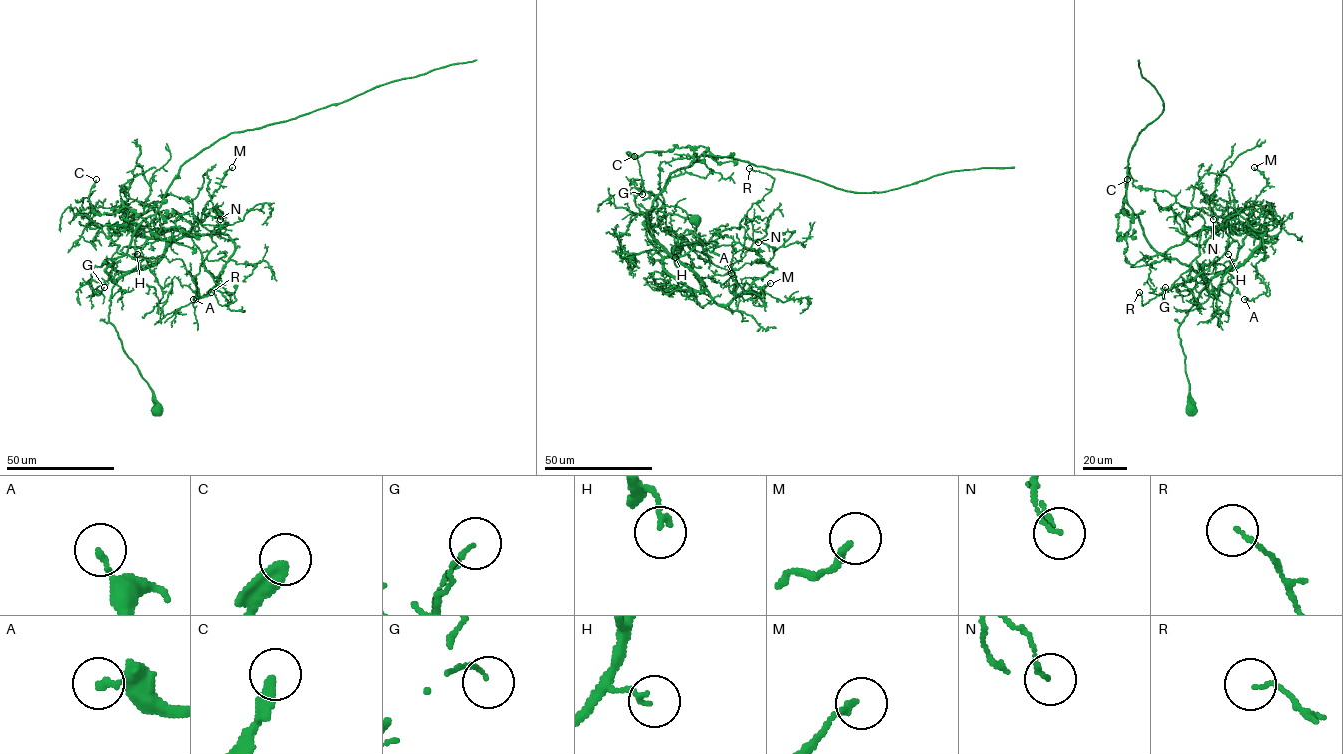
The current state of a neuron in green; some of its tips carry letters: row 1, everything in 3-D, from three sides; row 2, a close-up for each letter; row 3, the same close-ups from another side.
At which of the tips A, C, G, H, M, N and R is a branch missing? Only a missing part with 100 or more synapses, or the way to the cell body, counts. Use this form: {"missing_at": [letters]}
{"missing_at": []}

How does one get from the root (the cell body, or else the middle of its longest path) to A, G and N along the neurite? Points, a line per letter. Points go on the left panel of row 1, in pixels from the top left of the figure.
A: (156, 410), (109, 321), (112, 288), (172, 242), (208, 235), (216, 245), (193, 299)
G: (156, 410), (153, 390), (109, 321), (112, 288), (126, 272), (115, 273), (96, 289), (100, 292), (104, 287)
N: (156, 410), (109, 321), (112, 288), (197, 234), (192, 200), (205, 173), (220, 219)

